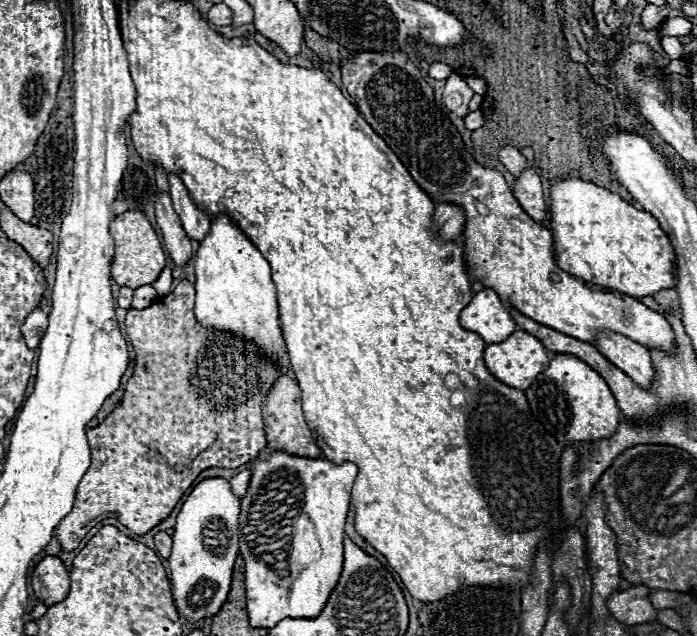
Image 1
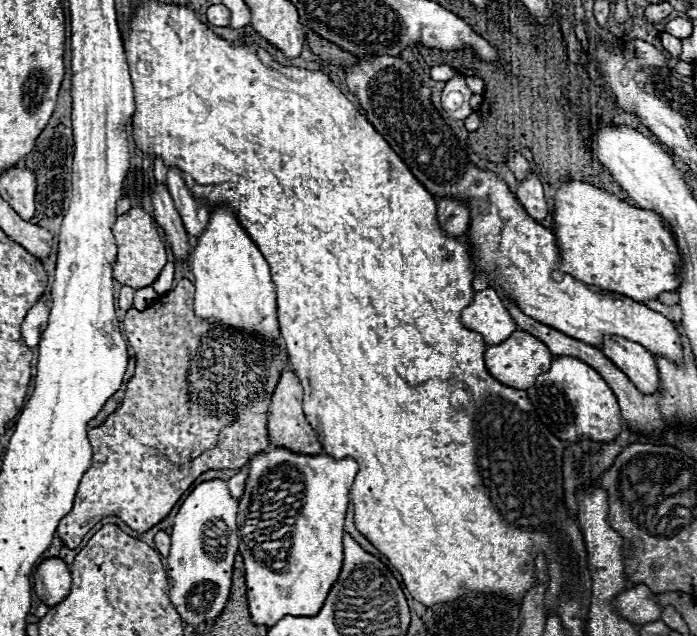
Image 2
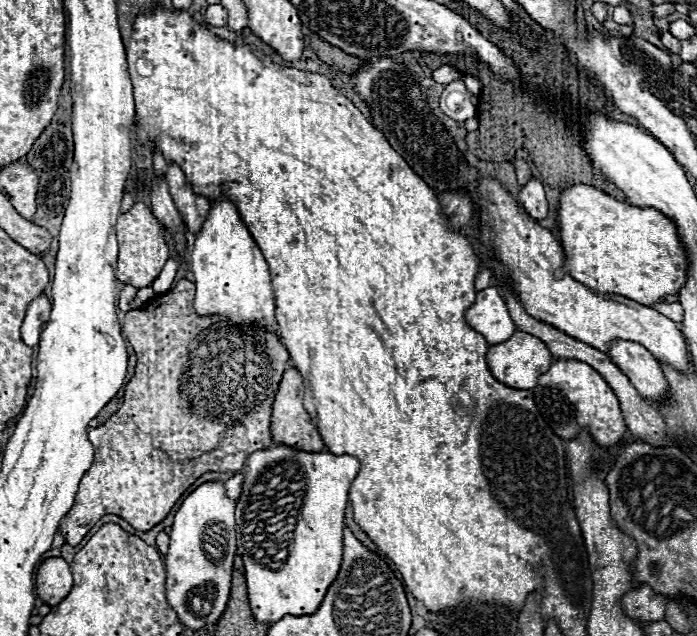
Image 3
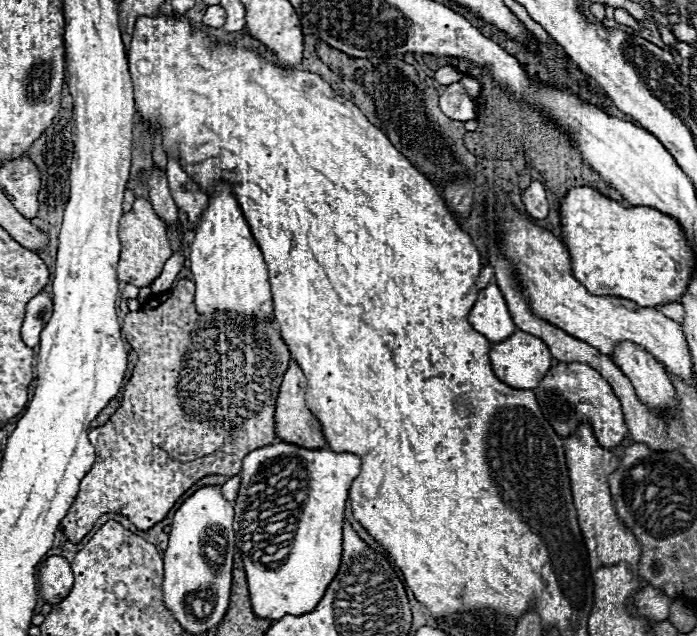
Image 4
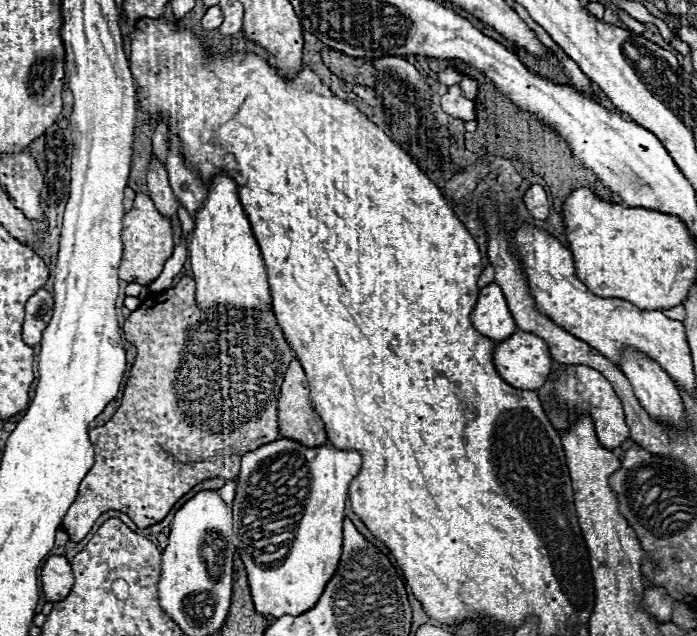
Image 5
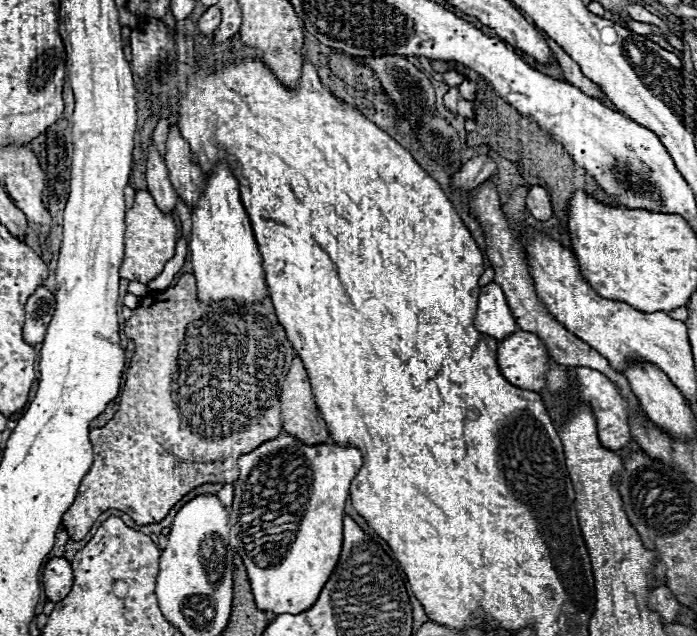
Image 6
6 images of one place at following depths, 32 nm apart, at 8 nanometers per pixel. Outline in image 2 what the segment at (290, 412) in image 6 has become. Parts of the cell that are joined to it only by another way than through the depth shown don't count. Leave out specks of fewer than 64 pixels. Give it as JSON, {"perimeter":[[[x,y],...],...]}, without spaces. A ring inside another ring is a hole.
{"perimeter":[[[292,370],[282,372],[276,390],[272,392],[270,404],[268,404],[268,440],[270,448],[286,448],[296,454],[322,454],[322,446],[318,442],[316,432],[306,422],[306,416],[302,412],[302,386],[298,376]]]}

